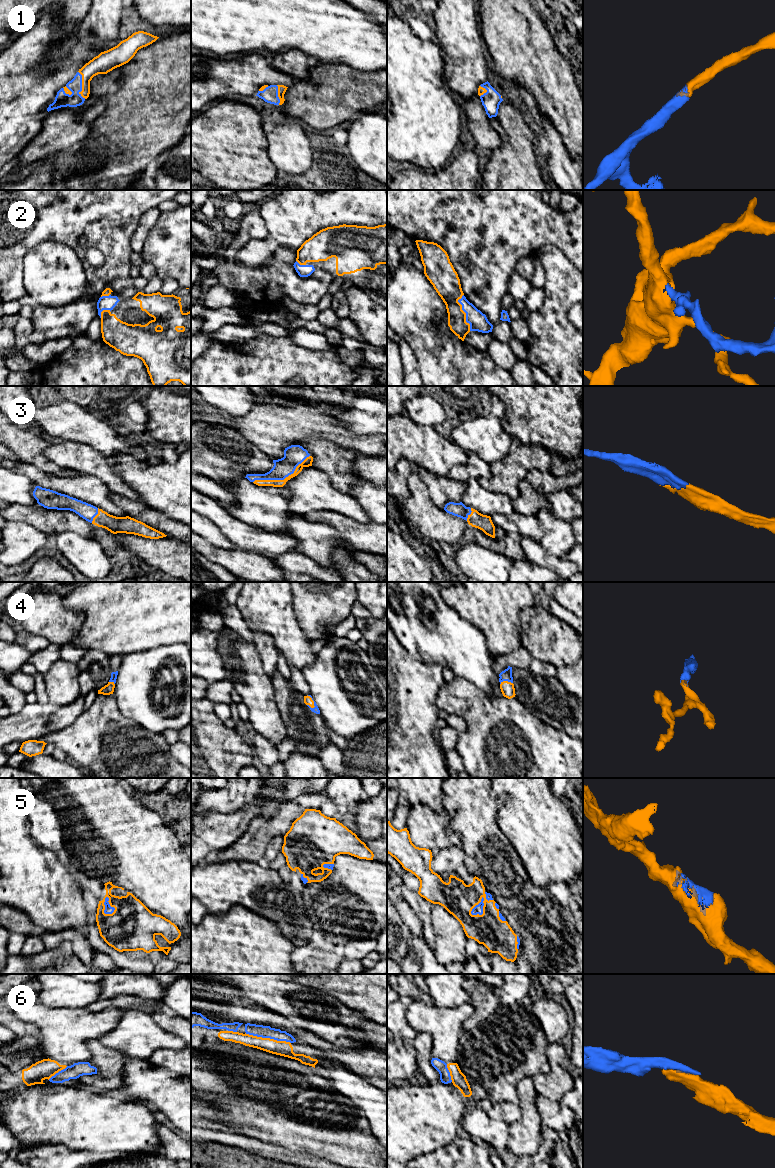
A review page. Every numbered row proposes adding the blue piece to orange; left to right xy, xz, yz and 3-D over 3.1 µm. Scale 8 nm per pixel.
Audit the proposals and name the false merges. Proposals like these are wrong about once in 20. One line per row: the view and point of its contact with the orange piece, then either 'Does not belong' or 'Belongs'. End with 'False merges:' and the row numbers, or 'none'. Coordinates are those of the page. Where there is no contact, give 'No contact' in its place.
1: Touches orange at xy (82, 85). Belongs
2: Touches orange at yz (464, 312). Belongs
3: Touches orange at xz (282, 480). Belongs
4: Touches orange at xz (313, 701). Belongs
5: Touches orange at yz (478, 903). Belongs
6: Touches orange at xz (268, 1038). Belongs
False merges: none

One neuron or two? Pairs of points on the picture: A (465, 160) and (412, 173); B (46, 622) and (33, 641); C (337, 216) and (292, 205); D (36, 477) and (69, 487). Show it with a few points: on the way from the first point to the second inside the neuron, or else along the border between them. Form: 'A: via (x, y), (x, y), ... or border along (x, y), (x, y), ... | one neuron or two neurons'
A: via (452, 173), (446, 179), (425, 179) | one neuron
B: border along (30, 633), (42, 636), (51, 643) | two neurons
C: via (326, 211), (303, 211) | one neuron
D: via (44, 479), (61, 483) | one neuron

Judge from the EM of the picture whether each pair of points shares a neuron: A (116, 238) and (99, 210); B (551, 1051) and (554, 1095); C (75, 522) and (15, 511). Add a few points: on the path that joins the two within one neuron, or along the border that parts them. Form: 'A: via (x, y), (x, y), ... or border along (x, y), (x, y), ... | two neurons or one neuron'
A: via (110, 231), (106, 217) | one neuron
B: via (556, 1062), (555, 1084) | one neuron
C: via (60, 523), (46, 521), (30, 514) | one neuron

